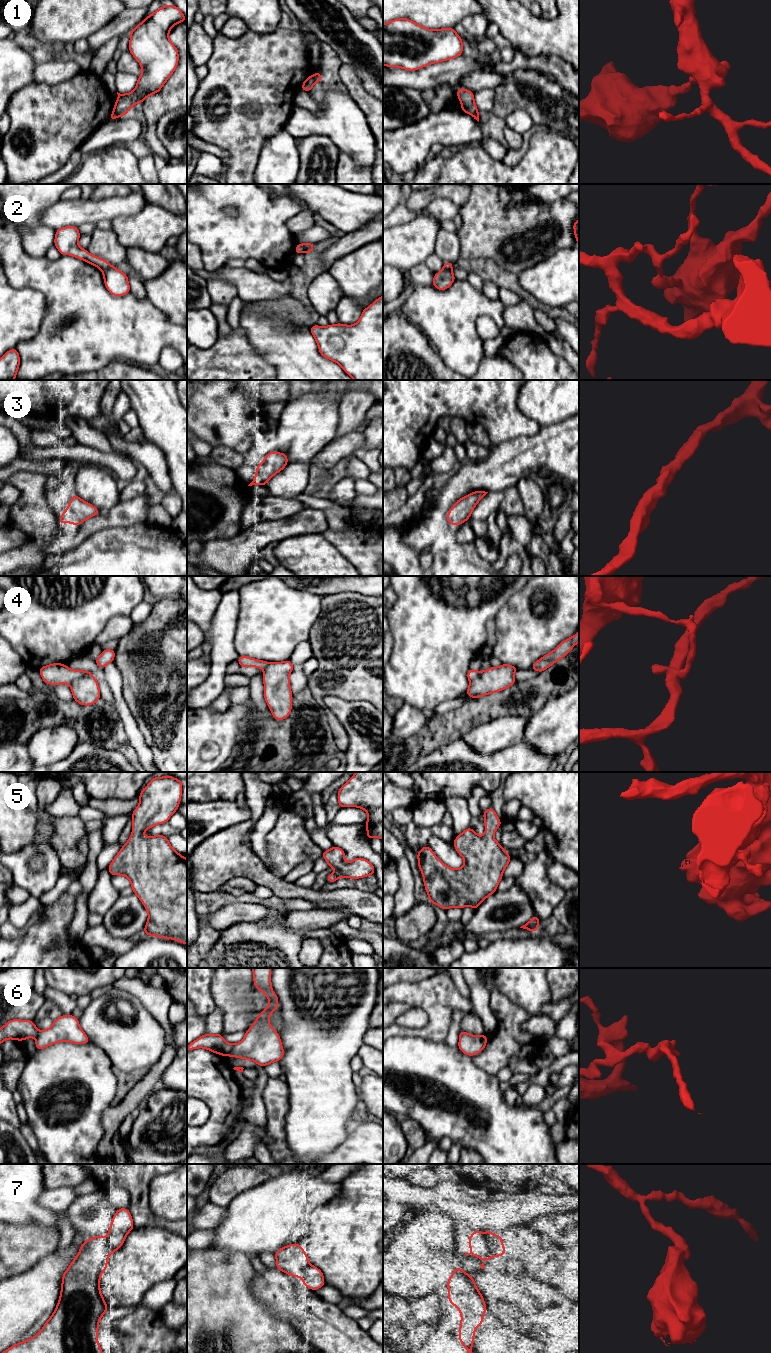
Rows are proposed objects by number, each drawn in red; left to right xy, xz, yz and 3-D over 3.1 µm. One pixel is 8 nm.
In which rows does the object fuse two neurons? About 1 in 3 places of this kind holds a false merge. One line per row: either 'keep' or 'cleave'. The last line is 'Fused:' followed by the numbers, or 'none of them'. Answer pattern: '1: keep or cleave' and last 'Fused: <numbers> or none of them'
1: cleave
2: cleave
3: keep
4: cleave
5: keep
6: cleave
7: cleave
Fused: 1, 2, 4, 6, 7

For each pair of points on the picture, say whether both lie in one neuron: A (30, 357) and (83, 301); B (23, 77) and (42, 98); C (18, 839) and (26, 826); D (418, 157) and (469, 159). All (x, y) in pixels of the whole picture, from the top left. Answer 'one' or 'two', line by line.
A: one
B: two
C: one
D: two

